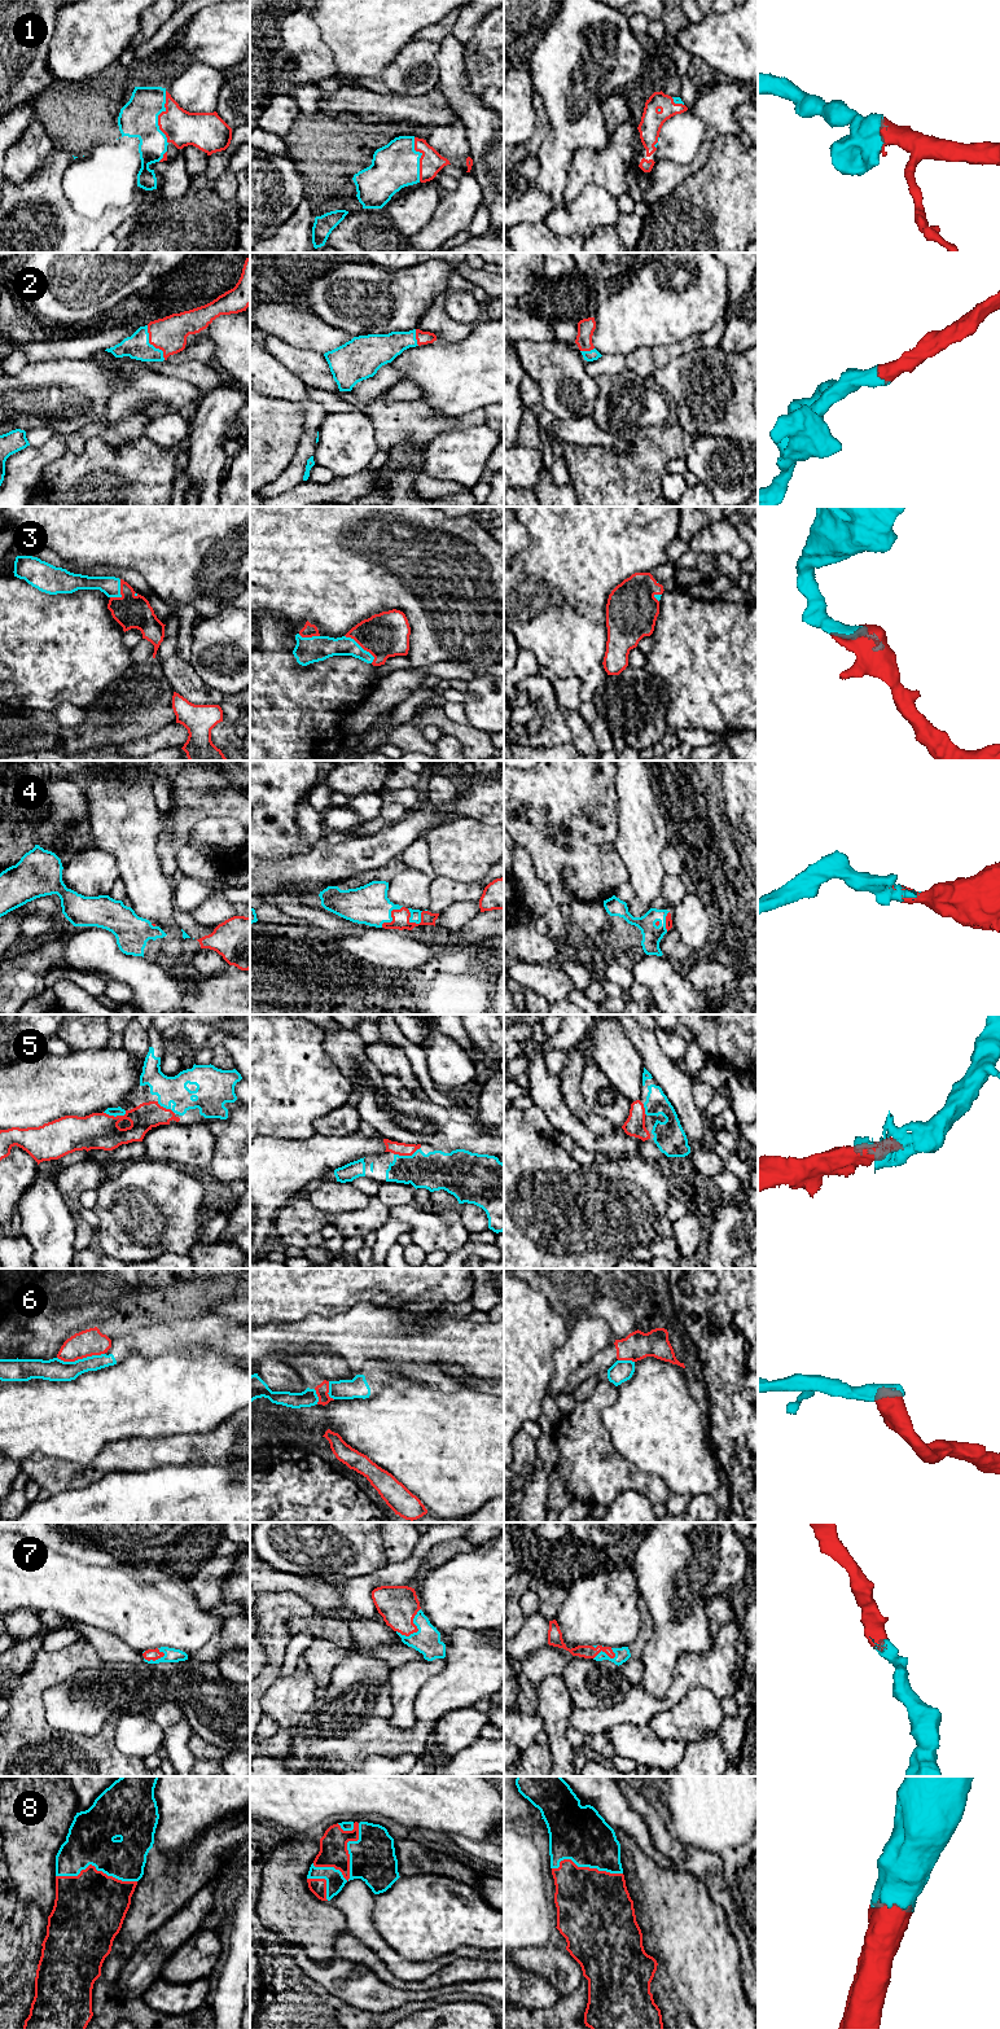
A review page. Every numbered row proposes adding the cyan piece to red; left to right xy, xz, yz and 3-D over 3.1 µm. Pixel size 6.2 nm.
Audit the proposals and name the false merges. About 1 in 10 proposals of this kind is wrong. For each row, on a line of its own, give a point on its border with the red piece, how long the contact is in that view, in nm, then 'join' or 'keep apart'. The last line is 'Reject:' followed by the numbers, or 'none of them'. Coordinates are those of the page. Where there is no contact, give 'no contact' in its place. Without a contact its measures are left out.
1: xy (158, 117) | 320 nm | join
2: xy (152, 343) | 240 nm | join
3: xz (362, 647) | 240 nm | join
4: xz (408, 919) | 130 nm | join
5: xz (407, 1155) | 180 nm | join
6: xy (80, 1358) | 300 nm | keep apart
7: xz (417, 1629) | 220 nm | join
8: xz (349, 1866) | 400 nm | join
Reject: 6

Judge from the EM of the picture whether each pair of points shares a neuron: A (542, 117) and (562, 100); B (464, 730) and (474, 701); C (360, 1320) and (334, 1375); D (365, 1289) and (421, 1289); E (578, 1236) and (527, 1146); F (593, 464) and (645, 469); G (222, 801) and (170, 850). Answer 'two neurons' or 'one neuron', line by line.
A: two neurons
B: two neurons
C: two neurons
D: one neuron
E: one neuron
F: one neuron
G: one neuron

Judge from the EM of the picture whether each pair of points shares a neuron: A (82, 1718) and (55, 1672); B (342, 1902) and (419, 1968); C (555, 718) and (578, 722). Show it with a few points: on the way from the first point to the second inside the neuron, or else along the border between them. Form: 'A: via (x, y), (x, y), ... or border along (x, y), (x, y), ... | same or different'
A: border along (88, 1668), (49, 1686), (43, 1707) | different
B: via (359, 1923), (398, 1964) | same
C: border along (560, 708), (571, 740) | different

